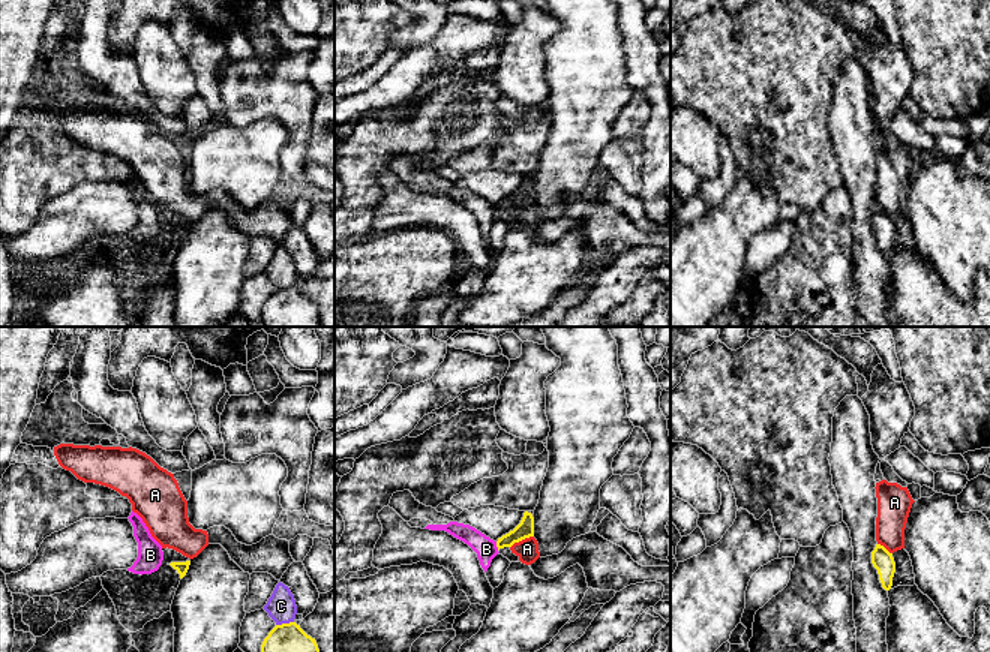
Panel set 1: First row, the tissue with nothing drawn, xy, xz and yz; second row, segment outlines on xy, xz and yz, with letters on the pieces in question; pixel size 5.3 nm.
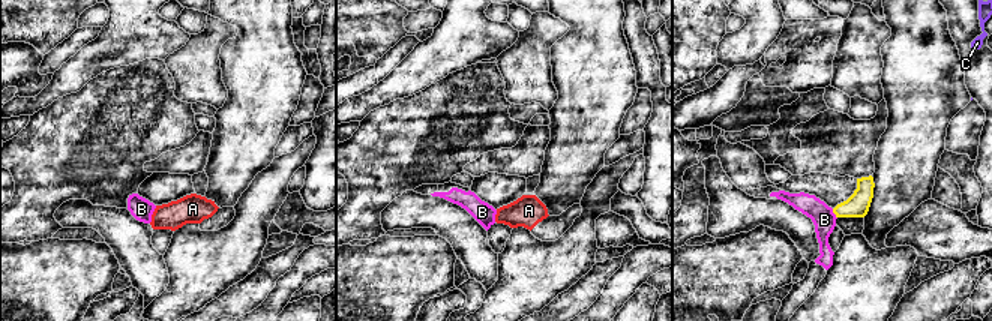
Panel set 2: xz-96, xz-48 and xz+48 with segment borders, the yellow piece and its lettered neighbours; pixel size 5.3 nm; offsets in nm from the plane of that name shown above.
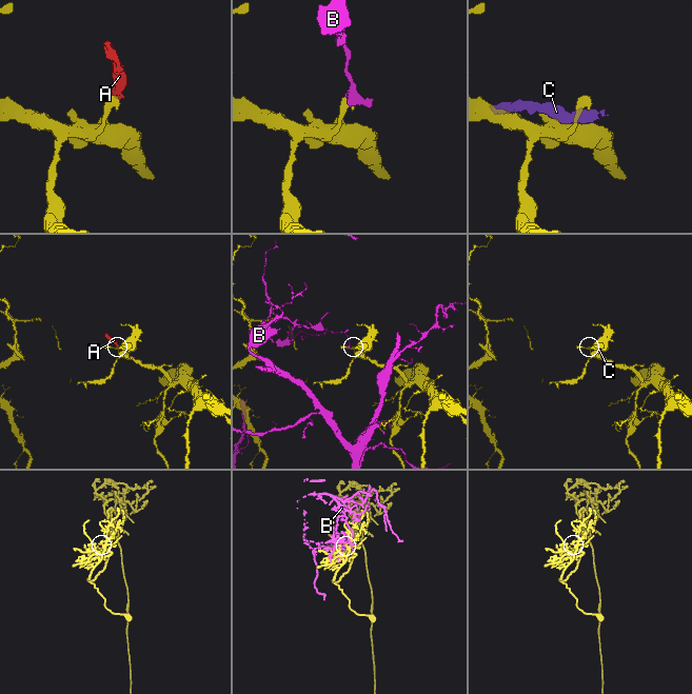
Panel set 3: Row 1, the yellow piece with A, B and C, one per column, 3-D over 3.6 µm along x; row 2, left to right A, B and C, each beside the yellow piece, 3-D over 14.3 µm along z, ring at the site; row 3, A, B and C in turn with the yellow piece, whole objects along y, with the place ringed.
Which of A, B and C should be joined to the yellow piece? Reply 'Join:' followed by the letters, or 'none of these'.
Join: none of these

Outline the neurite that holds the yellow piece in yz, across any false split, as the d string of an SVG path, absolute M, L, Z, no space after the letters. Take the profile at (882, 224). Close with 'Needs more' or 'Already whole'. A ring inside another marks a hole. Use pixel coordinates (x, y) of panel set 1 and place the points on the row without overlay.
M876 208L874 214L872 216L872 228L878 234L882 252L890 255L896 237L892 217L890 217L884 210Z. Already whole

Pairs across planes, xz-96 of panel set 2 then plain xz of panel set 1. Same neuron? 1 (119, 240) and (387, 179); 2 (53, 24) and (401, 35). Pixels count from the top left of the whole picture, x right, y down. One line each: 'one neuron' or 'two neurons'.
1: one neuron
2: two neurons

